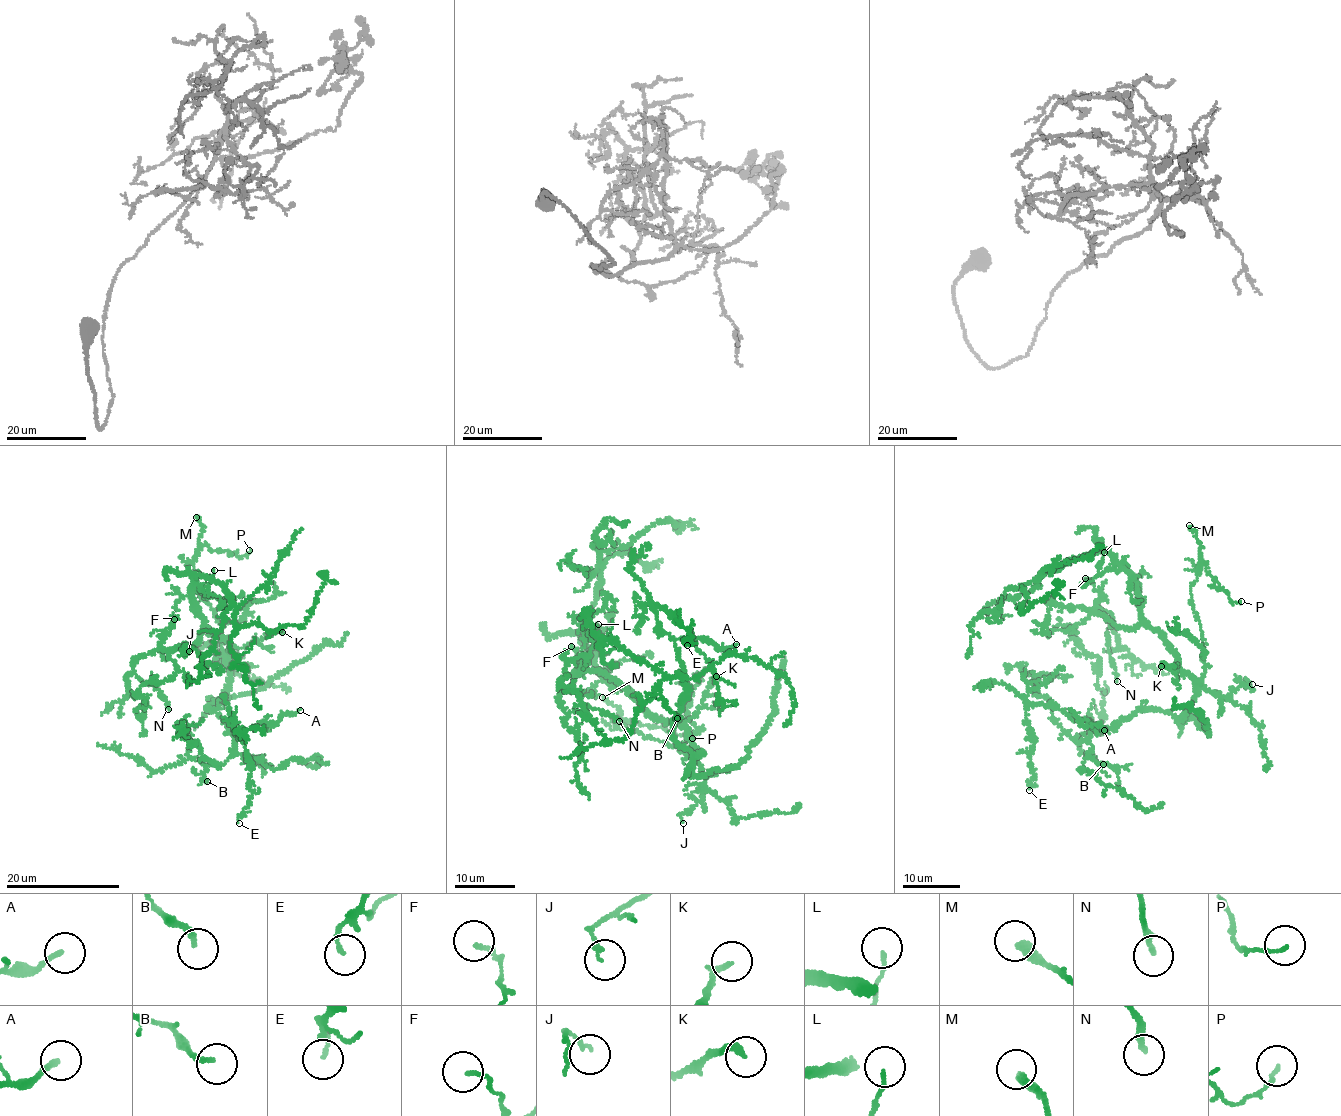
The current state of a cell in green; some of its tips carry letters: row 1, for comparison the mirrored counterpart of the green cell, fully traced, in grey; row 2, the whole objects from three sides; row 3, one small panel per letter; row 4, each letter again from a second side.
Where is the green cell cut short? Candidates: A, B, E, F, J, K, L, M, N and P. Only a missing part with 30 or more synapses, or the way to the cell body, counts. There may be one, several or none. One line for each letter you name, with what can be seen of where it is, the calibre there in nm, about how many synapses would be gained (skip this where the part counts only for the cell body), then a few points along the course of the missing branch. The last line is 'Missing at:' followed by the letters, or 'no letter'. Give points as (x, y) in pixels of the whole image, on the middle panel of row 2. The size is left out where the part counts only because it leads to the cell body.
Missing at: no letter

